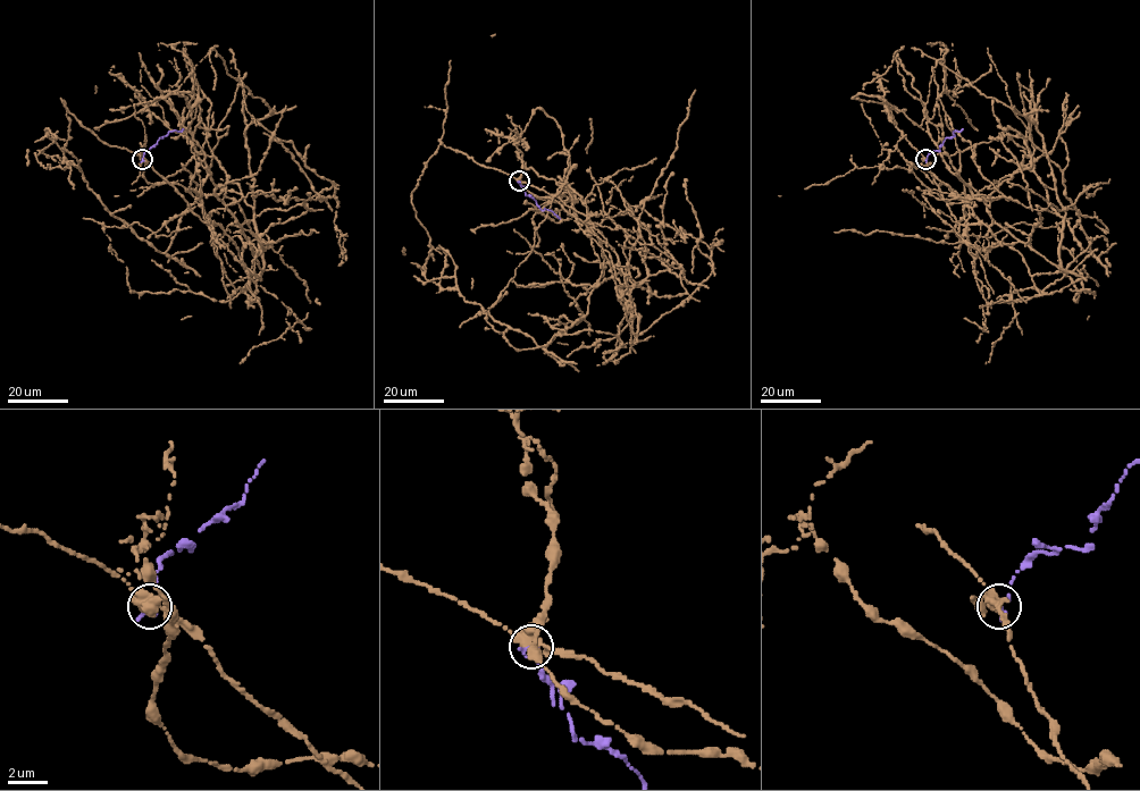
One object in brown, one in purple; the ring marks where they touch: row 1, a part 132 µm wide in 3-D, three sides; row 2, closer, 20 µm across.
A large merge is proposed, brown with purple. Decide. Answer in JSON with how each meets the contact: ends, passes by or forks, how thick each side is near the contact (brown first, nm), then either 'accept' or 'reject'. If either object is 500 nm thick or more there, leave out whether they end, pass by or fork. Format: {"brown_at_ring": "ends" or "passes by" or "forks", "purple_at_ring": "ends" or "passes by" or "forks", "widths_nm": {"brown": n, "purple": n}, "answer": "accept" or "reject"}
{"brown_at_ring": "forks", "purple_at_ring": "ends", "widths_nm": {"brown": 360, "purple": 360}, "answer": "reject"}

